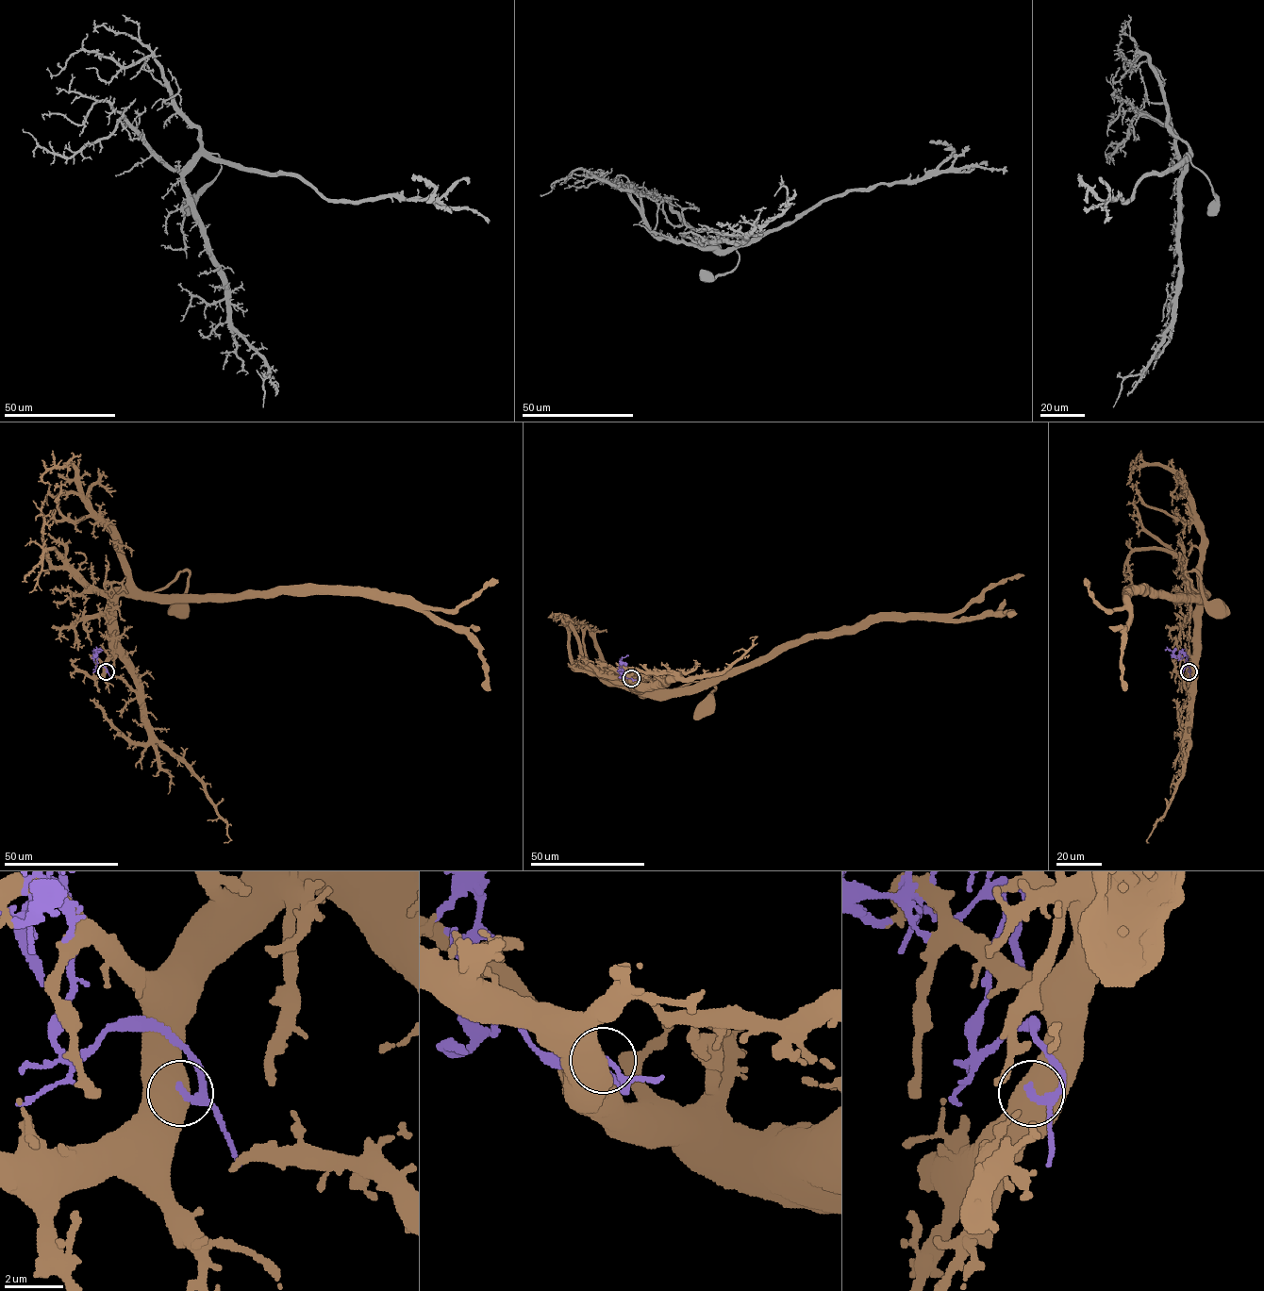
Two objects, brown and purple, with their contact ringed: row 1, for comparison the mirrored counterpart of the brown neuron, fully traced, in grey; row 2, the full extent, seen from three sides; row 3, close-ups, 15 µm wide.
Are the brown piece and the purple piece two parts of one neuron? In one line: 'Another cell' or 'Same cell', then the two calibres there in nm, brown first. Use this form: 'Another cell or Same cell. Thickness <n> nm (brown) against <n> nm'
Another cell. Thickness 950 nm (brown) against 220 nm

